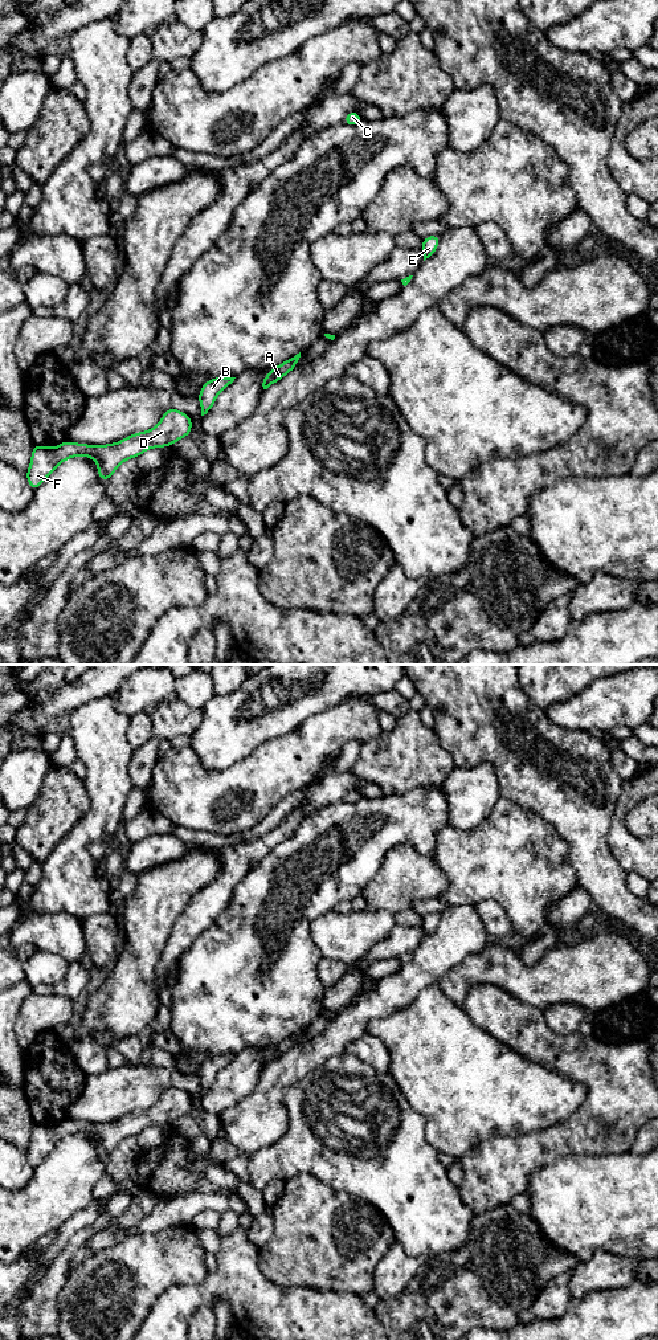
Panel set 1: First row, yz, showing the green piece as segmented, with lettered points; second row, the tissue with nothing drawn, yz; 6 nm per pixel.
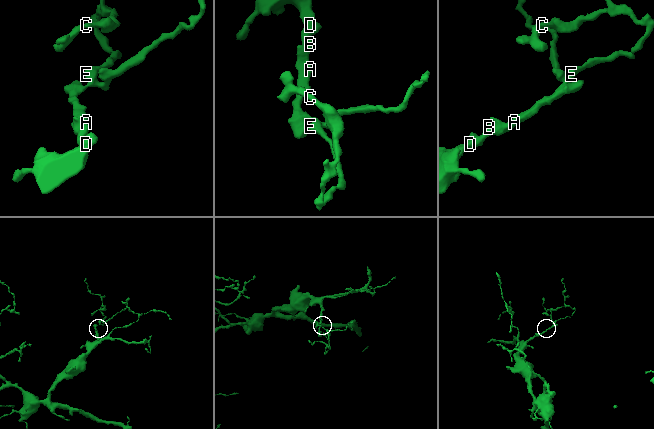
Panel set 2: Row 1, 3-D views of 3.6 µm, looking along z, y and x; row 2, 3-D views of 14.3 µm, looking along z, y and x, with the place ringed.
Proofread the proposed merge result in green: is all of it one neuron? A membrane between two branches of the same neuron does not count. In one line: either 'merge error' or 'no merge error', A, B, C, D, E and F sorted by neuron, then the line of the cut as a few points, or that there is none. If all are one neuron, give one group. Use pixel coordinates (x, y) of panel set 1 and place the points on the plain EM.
no merge error | A B C D E F | no cut

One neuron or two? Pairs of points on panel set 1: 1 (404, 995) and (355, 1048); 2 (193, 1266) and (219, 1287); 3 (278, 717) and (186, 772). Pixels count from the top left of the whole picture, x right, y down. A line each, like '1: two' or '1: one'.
1: two
2: two
3: two

